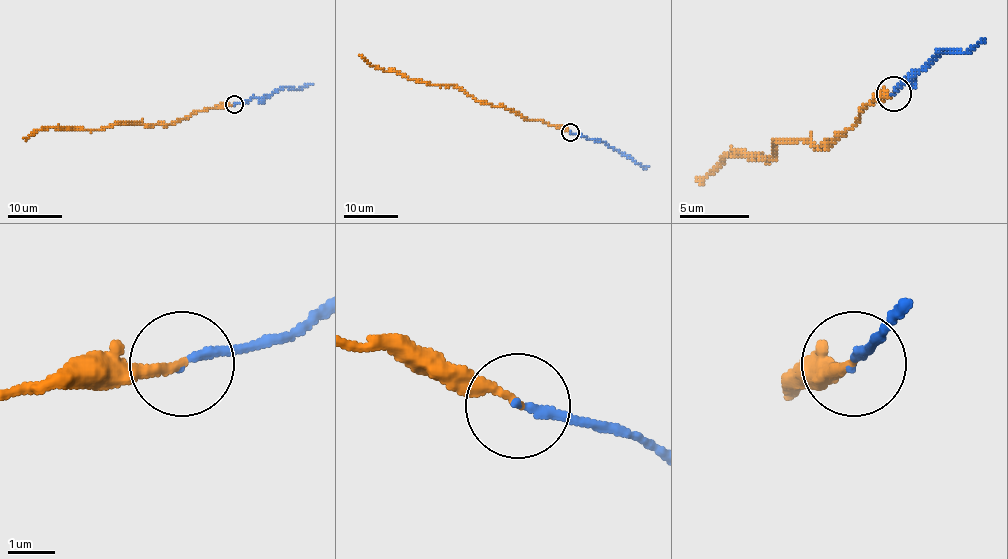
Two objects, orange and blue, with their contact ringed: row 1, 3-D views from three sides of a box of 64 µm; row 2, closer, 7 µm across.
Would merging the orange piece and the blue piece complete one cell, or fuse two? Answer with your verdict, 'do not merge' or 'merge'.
merge

